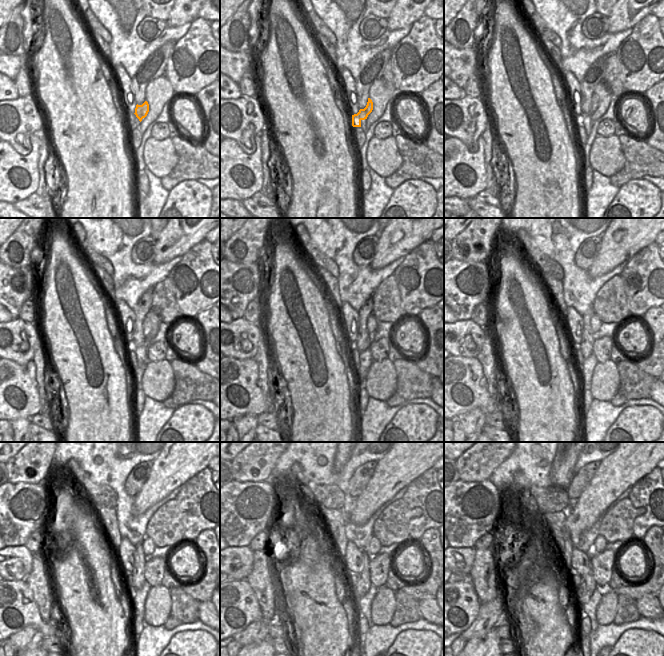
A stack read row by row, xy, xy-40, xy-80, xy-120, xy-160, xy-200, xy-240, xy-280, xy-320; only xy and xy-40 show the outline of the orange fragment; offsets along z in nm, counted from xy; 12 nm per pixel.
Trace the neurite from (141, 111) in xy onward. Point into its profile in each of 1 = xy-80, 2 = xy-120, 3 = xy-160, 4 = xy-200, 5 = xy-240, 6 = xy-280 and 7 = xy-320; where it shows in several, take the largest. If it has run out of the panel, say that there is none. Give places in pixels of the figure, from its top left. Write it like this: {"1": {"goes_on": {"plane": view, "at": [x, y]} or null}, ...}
{"1": {"goes_on": {"plane": "xy-80", "at": [595, 100]}}, "2": {"goes_on": {"plane": "xy-120", "at": [147, 326]}}, "3": {"goes_on": {"plane": "xy-160", "at": [371, 321]}}, "4": {"goes_on": {"plane": "xy-200", "at": [595, 320]}}, "5": {"goes_on": {"plane": "xy-240", "at": [148, 545]}}, "6": {"goes_on": {"plane": "xy-280", "at": [374, 545]}}, "7": {"goes_on": {"plane": "xy-320", "at": [600, 543]}}}

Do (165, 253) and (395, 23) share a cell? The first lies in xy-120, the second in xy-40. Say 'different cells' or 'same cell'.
same cell

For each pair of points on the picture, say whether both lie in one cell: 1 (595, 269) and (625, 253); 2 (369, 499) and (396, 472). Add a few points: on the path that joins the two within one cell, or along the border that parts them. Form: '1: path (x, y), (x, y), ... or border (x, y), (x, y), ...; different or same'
1: path (602, 264), (613, 253), (618, 253); same
2: path (376, 492), (389, 479); same

